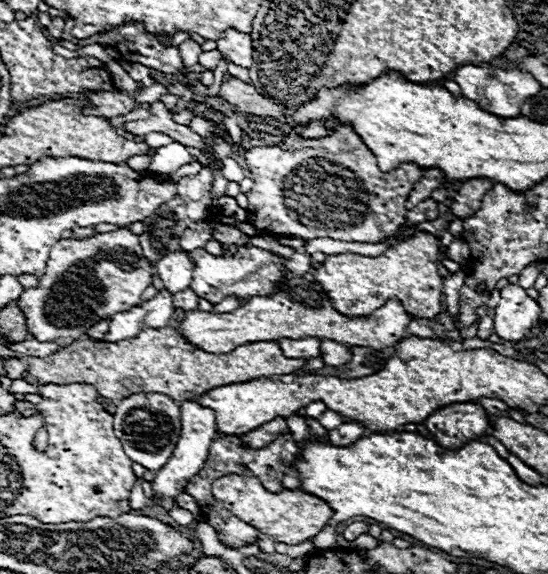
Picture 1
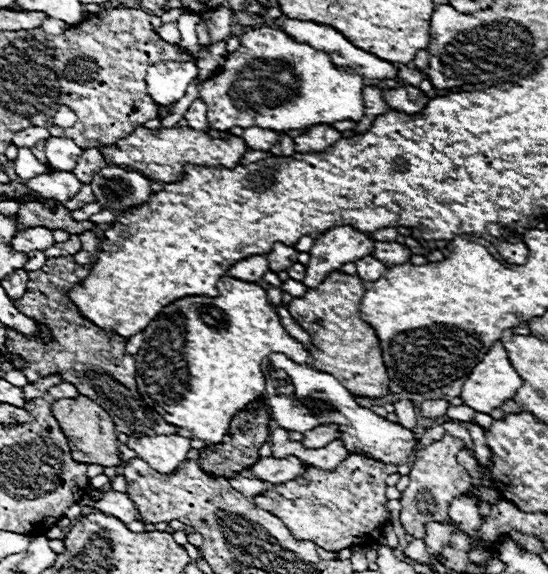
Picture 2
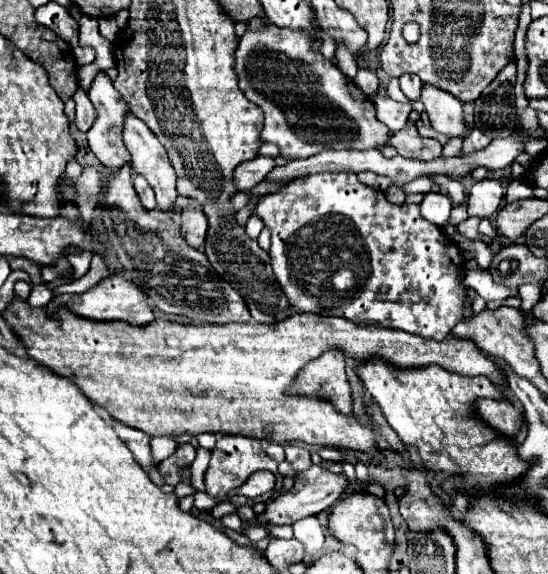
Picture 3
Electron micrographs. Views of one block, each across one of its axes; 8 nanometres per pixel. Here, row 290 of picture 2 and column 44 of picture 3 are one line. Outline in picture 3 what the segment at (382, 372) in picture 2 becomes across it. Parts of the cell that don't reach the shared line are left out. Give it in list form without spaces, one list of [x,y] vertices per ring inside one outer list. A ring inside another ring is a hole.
[[[14,296],[14,300],[2,312],[2,318],[10,324],[12,332],[20,338],[26,354],[36,362],[48,366],[58,376],[66,376],[72,380],[90,402],[108,410],[108,414],[136,430],[146,432],[148,436],[180,436],[180,434],[242,434],[248,438],[268,440],[276,444],[284,442],[306,442],[312,446],[330,446],[340,450],[354,450],[374,454],[376,448],[376,428],[372,424],[364,426],[358,416],[342,416],[332,404],[324,404],[322,400],[304,398],[304,396],[286,396],[288,386],[296,380],[298,370],[314,360],[326,350],[338,348],[350,354],[356,362],[364,362],[364,358],[380,356],[394,364],[396,368],[416,368],[426,364],[438,364],[448,372],[456,372],[460,376],[486,376],[500,390],[504,390],[504,374],[472,340],[462,338],[446,338],[442,342],[424,340],[420,336],[388,330],[382,326],[358,326],[344,318],[332,318],[322,314],[302,314],[294,312],[294,316],[278,322],[278,324],[192,324],[170,320],[166,316],[158,316],[150,324],[128,324],[122,320],[84,320],[84,316],[76,316],[68,312],[64,306],[56,312],[48,314],[46,308],[32,308],[26,300]]]

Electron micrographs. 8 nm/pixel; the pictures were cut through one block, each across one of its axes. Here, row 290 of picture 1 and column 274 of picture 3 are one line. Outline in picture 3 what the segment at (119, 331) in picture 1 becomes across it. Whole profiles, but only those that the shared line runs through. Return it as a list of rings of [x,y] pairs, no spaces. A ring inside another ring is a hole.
[[[262,156],[262,158],[254,158],[246,164],[240,164],[234,172],[234,178],[236,178],[236,186],[240,190],[250,190],[254,188],[258,182],[262,182],[268,172],[272,172],[272,168],[276,166],[274,158],[270,156]]]

